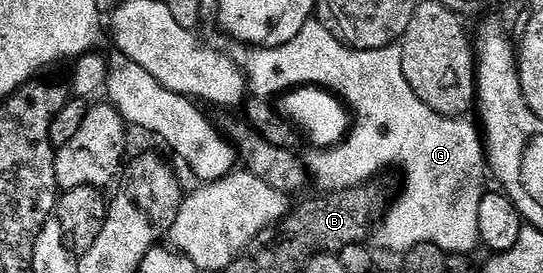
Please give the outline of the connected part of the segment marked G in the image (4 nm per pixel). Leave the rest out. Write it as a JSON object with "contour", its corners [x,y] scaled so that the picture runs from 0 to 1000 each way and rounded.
{"contour":[[[573,77],[560,92],[560,106],[552,106],[552,121],[545,121],[545,136],[538,136],[538,150],[530,150],[514,172],[471,172],[466,165],[446,165],[436,176],[438,190],[429,190],[427,212],[433,231],[446,253],[446,271],[453,282],[453,311],[459,344],[471,363],[503,366],[506,355],[517,352],[525,337],[540,333],[549,319],[591,319],[599,333],[606,333],[615,352],[632,370],[637,392],[648,410],[648,462],[643,491],[626,527],[599,546],[580,549],[571,571],[562,571],[560,597],[567,615],[569,637],[575,645],[575,670],[580,670],[593,707],[610,700],[632,700],[634,692],[648,692],[663,681],[665,670],[680,670],[691,652],[694,626],[703,626],[709,612],[735,612],[740,641],[748,659],[740,670],[740,703],[733,714],[733,733],[716,747],[715,769],[705,784],[700,813],[692,832],[692,875],[696,861],[696,890],[711,919],[735,919],[746,927],[762,908],[770,890],[799,890],[810,912],[818,912],[825,927],[840,934],[864,938],[866,919],[873,919],[884,905],[886,853],[884,813],[878,806],[884,777],[884,744],[891,711],[888,681],[895,670],[895,641],[899,656],[895,560],[891,549],[891,509],[884,491],[882,469],[873,465],[864,447],[864,432],[827,436],[810,414],[803,414],[796,399],[788,399],[788,385],[781,385],[781,370],[773,370],[773,355],[766,355],[766,341],[759,341],[759,311],[751,311],[751,297],[744,282],[744,253],[740,249],[740,179],[738,168],[720,165],[702,172],[691,187],[656,187],[648,172],[635,172],[619,136],[611,136],[611,121],[604,121],[604,106],[597,106],[597,92],[584,77]]]}

